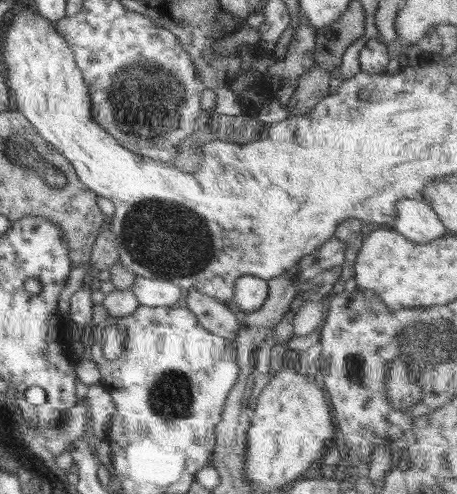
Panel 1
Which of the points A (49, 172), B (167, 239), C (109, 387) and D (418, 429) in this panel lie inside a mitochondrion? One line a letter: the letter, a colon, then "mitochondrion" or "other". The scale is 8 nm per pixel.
A: mitochondrion
B: mitochondrion
C: other
D: other

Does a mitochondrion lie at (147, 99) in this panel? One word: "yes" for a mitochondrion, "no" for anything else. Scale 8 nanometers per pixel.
yes

